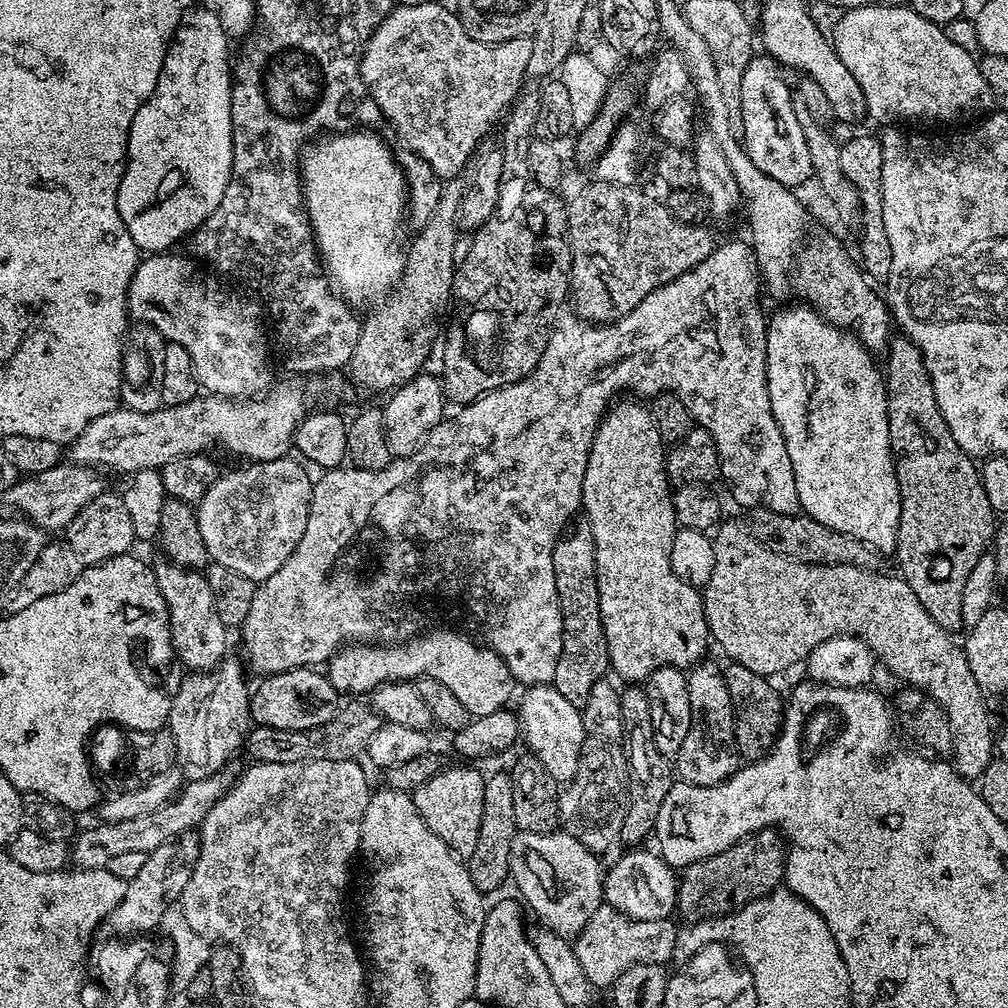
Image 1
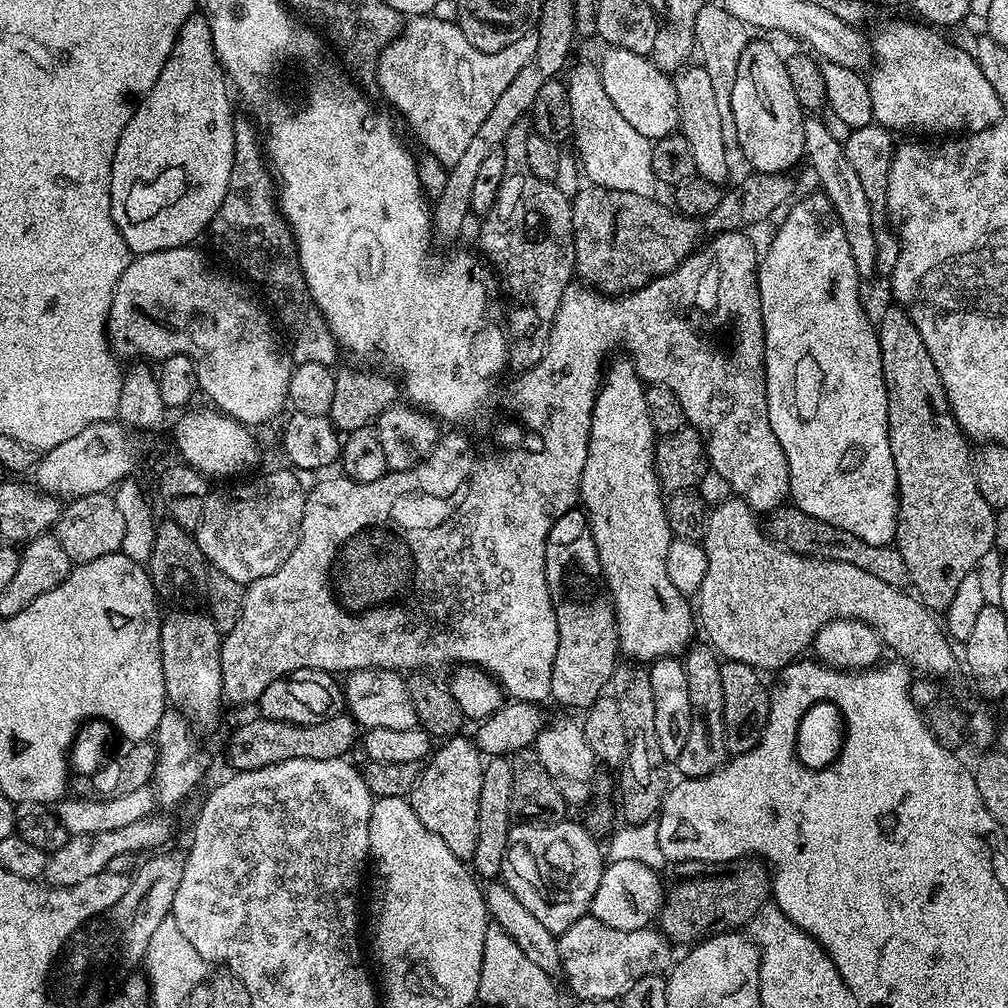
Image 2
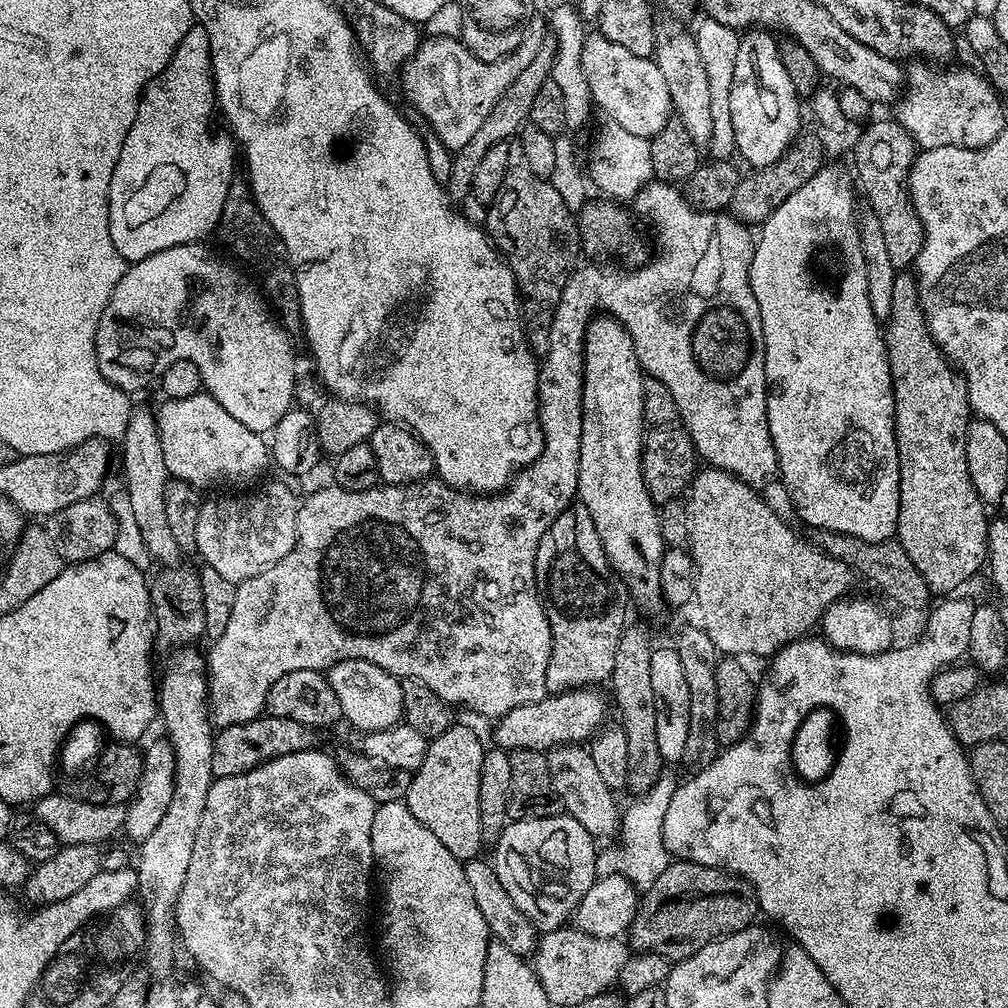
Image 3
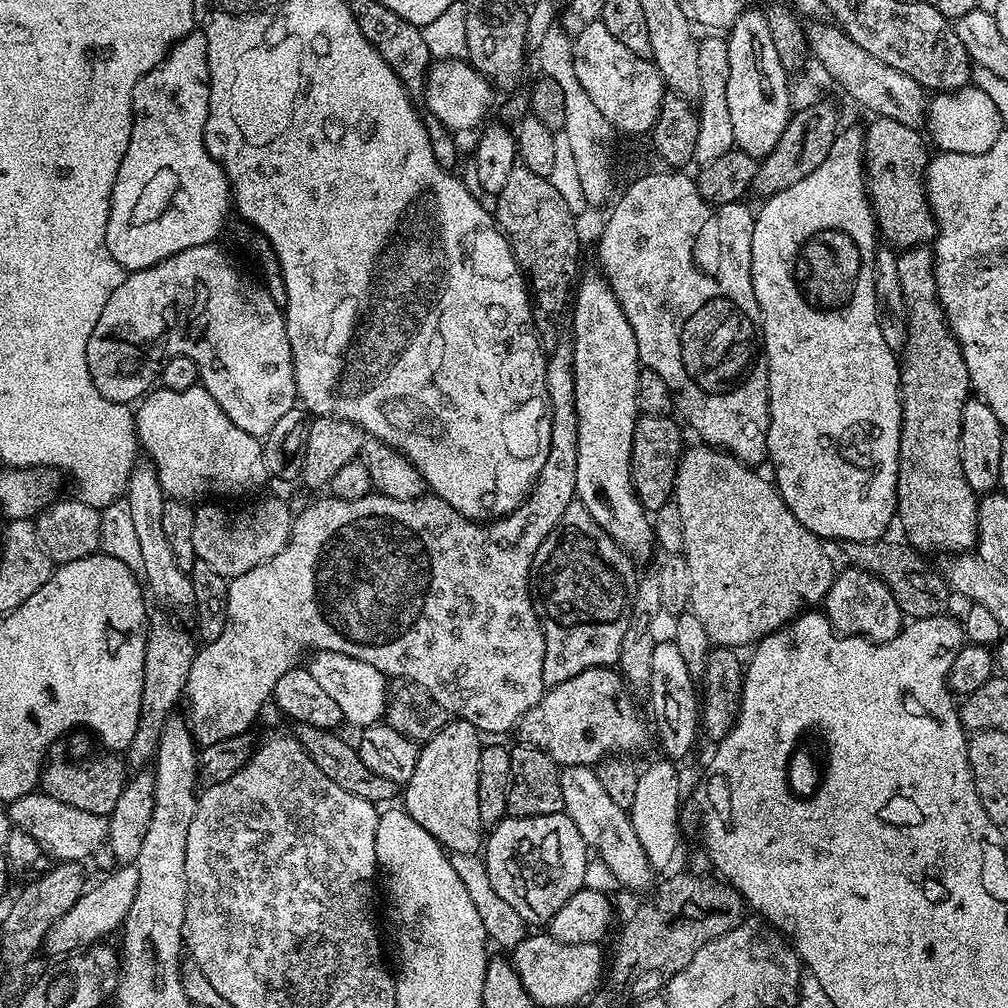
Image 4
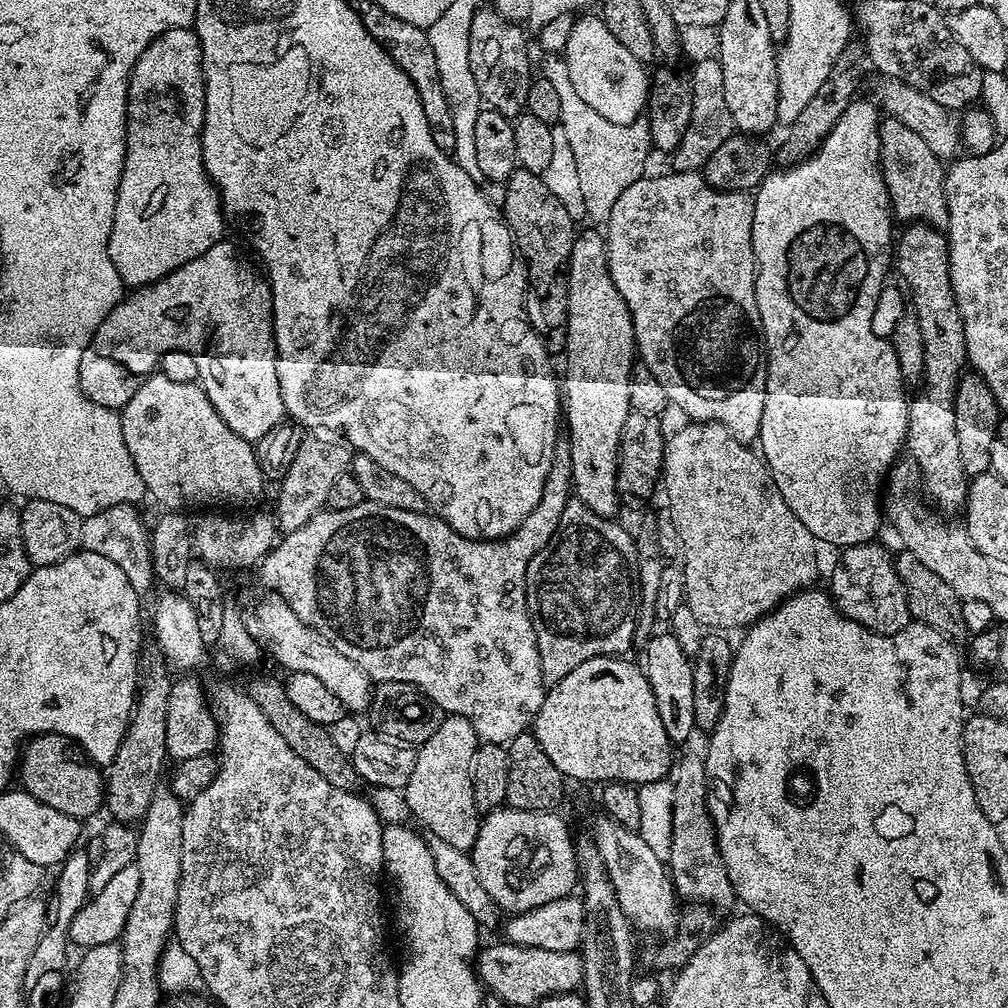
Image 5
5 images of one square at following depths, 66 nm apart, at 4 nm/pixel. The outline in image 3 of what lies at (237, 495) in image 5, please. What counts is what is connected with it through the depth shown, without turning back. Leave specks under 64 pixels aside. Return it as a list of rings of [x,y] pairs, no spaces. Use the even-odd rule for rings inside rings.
[[[201,390],[190,398],[165,399],[164,405],[156,412],[156,425],[162,442],[162,458],[166,458],[166,470],[173,480],[181,480],[197,490],[220,488],[216,490],[236,490],[239,484],[256,480],[270,464],[270,448],[265,437],[259,432],[242,426],[234,414],[226,414],[222,406],[207,391]]]

